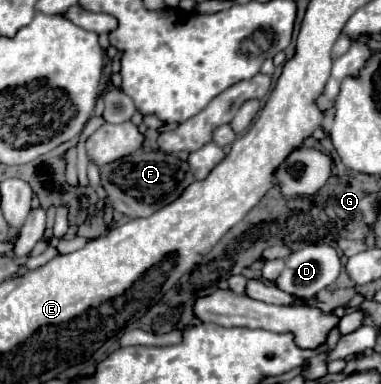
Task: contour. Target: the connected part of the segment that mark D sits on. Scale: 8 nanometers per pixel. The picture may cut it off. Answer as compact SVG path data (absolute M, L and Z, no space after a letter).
M307 245L291 253L277 281L265 281L297 299L309 299L335 283L341 271L339 255L331 245Z

